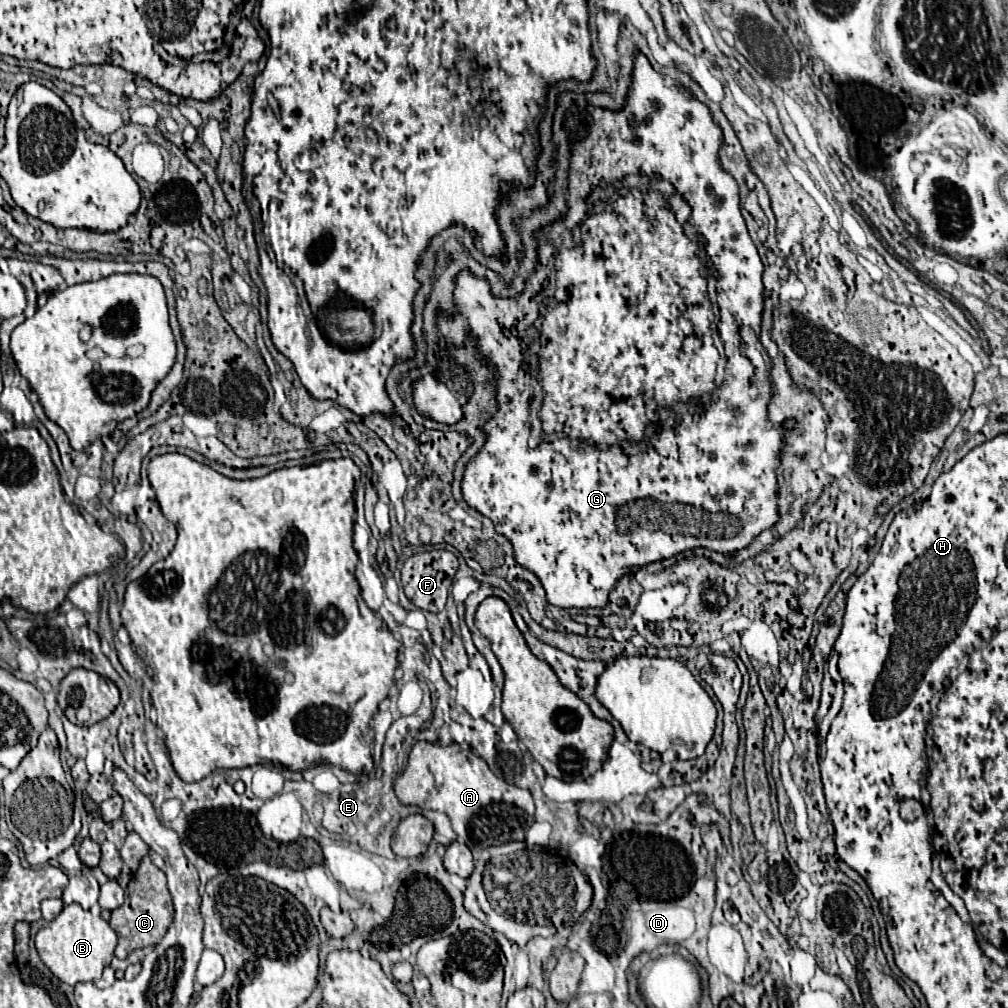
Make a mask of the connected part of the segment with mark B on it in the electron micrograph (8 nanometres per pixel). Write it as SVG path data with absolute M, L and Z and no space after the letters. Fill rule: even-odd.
M68 904L62 912L36 934L36 950L42 962L50 968L50 972L62 982L74 986L78 982L94 982L102 976L102 970L110 966L116 948L116 932L101 916L101 908L97 904L90 910L84 910L78 904Z

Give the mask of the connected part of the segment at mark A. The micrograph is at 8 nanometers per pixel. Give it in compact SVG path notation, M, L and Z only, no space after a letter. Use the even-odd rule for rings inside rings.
M416 742L406 770L394 782L394 792L402 804L448 814L458 840L476 850L524 840L526 830L534 822L532 794L514 784L506 784L482 758L470 750L462 750L458 744L442 748L430 742Z

